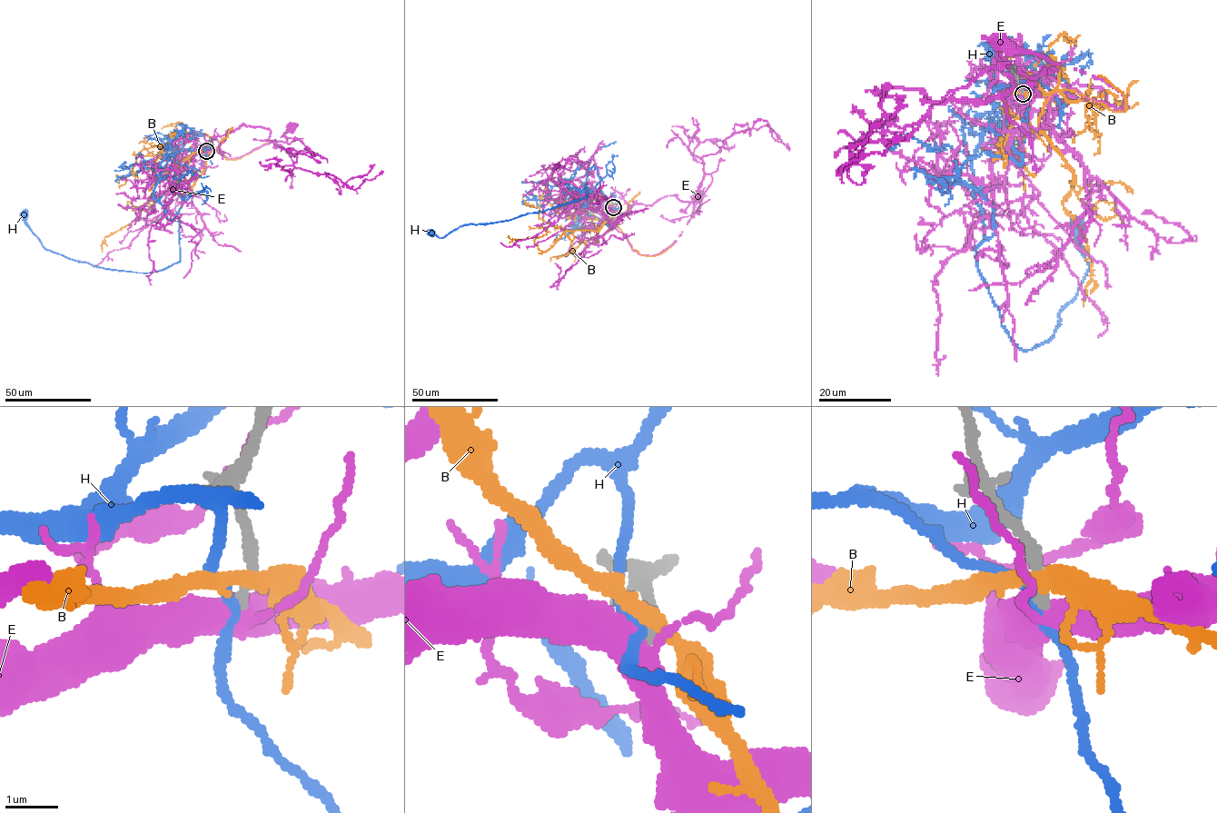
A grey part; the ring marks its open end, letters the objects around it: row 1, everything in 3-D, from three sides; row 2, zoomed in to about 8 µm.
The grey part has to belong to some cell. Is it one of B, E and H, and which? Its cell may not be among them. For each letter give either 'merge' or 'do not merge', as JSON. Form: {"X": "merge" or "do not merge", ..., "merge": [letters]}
{"B": "do not merge", "E": "do not merge", "H": "do not merge", "merge": []}

